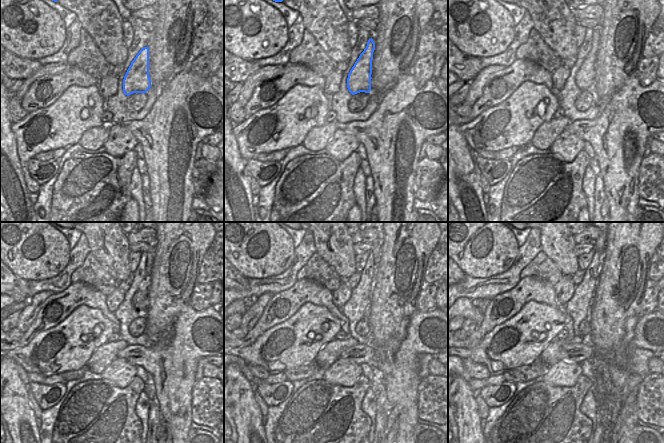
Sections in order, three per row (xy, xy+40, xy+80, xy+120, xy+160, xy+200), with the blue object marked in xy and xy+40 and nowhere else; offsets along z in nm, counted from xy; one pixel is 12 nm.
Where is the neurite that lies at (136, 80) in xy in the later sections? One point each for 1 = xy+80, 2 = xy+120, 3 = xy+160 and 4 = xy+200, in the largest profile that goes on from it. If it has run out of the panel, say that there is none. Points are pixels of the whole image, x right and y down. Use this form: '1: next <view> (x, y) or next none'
1: next xy+80 (585, 76)
2: next xy+120 (140, 299)
3: next xy+160 (377, 243)
4: next xy+200 (600, 242)

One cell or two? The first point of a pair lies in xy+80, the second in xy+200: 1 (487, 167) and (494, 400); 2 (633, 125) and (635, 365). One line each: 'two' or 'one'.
1: one
2: two

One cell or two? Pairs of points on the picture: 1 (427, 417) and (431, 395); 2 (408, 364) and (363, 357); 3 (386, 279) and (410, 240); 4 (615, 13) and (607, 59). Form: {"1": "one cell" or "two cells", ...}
{"1": "one cell", "2": "one cell", "3": "one cell", "4": "one cell"}

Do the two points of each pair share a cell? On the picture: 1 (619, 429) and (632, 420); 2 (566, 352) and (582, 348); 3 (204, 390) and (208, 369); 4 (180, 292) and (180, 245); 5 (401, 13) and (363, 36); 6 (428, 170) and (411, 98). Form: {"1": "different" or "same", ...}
{"1": "different", "2": "same", "3": "different", "4": "same", "5": "different", "6": "different"}

